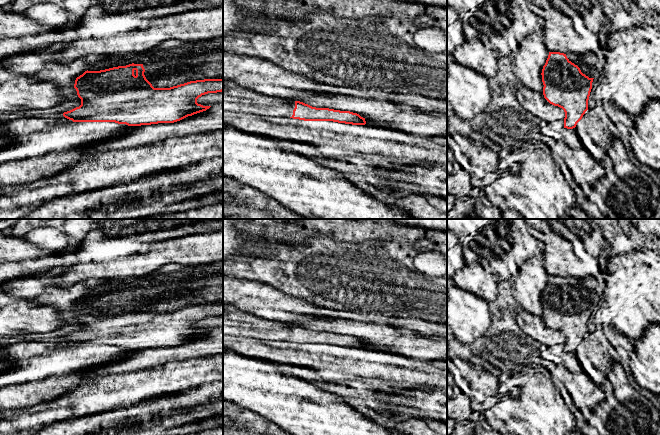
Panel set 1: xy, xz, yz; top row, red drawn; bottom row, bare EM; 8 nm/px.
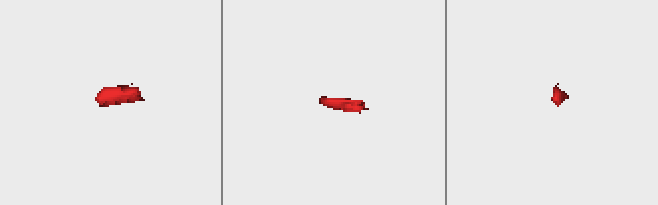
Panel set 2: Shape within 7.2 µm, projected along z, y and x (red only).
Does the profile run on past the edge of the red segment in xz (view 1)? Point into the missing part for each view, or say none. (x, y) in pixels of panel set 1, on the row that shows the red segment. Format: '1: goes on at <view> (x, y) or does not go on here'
1: goes on at xz (239, 99)

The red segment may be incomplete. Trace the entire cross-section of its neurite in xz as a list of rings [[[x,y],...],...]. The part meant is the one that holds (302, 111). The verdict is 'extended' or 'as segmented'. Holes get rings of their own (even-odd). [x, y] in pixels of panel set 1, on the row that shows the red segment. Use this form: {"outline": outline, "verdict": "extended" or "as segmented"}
{"outline": [[[223,79],[223,111],[269,118],[286,117],[304,121],[366,124],[365,118],[357,113],[316,108],[285,97],[266,95],[227,79]]], "verdict": "extended"}

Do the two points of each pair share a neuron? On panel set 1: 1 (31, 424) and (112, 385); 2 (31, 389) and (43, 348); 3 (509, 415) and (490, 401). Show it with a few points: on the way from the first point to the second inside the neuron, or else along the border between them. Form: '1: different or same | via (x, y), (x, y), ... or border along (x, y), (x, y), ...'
1: same | via (51, 412), (92, 397)
2: same | via (33, 379), (43, 366), (43, 358)
3: different | border along (500, 383), (497, 401), (483, 413)

